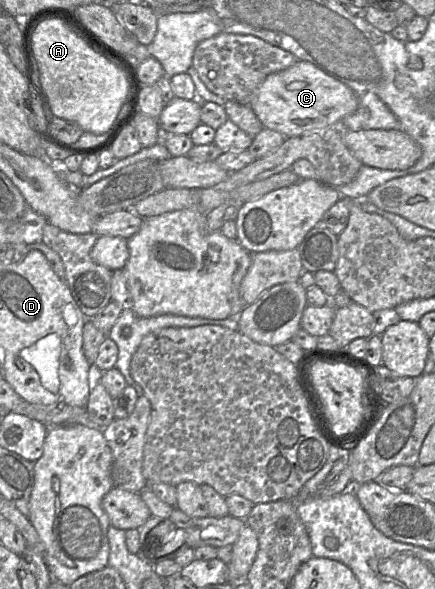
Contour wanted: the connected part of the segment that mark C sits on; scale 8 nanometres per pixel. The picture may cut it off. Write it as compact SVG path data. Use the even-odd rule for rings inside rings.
M299 60L284 70L268 75L251 96L249 106L265 128L278 131L288 138L338 127L344 117L357 109L358 99L344 83L314 64Z

